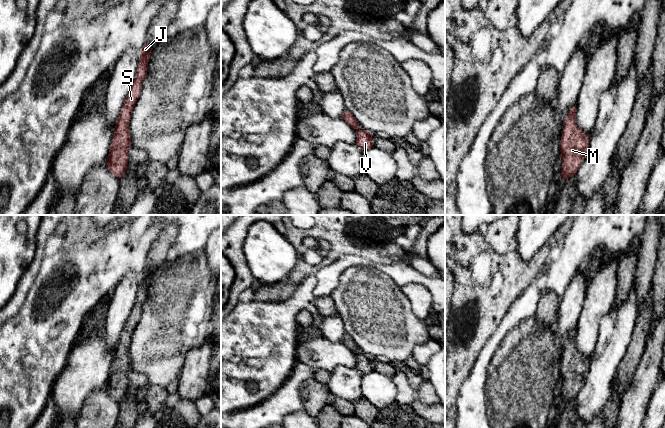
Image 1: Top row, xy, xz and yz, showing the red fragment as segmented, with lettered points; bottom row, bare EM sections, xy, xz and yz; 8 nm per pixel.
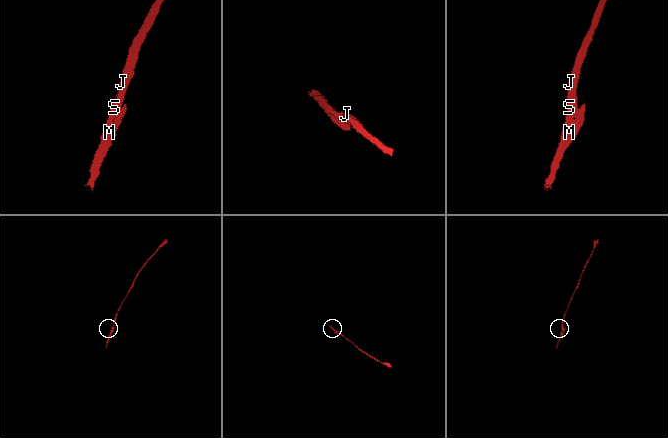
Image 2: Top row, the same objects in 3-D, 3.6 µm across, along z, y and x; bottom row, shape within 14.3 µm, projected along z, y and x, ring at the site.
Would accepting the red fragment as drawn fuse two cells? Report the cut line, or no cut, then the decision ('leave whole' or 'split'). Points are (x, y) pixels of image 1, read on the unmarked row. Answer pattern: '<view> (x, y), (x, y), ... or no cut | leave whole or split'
no cut | leave whole

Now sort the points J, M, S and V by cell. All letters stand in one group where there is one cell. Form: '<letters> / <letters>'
J M S V

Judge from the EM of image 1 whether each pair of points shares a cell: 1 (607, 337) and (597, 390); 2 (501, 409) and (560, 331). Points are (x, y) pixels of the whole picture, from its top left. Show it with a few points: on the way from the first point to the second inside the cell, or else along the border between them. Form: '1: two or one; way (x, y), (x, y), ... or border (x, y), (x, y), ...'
1: one; way (607, 350), (607, 357), (604, 361), (600, 377)
2: two; border (553, 328), (557, 339), (563, 345)

